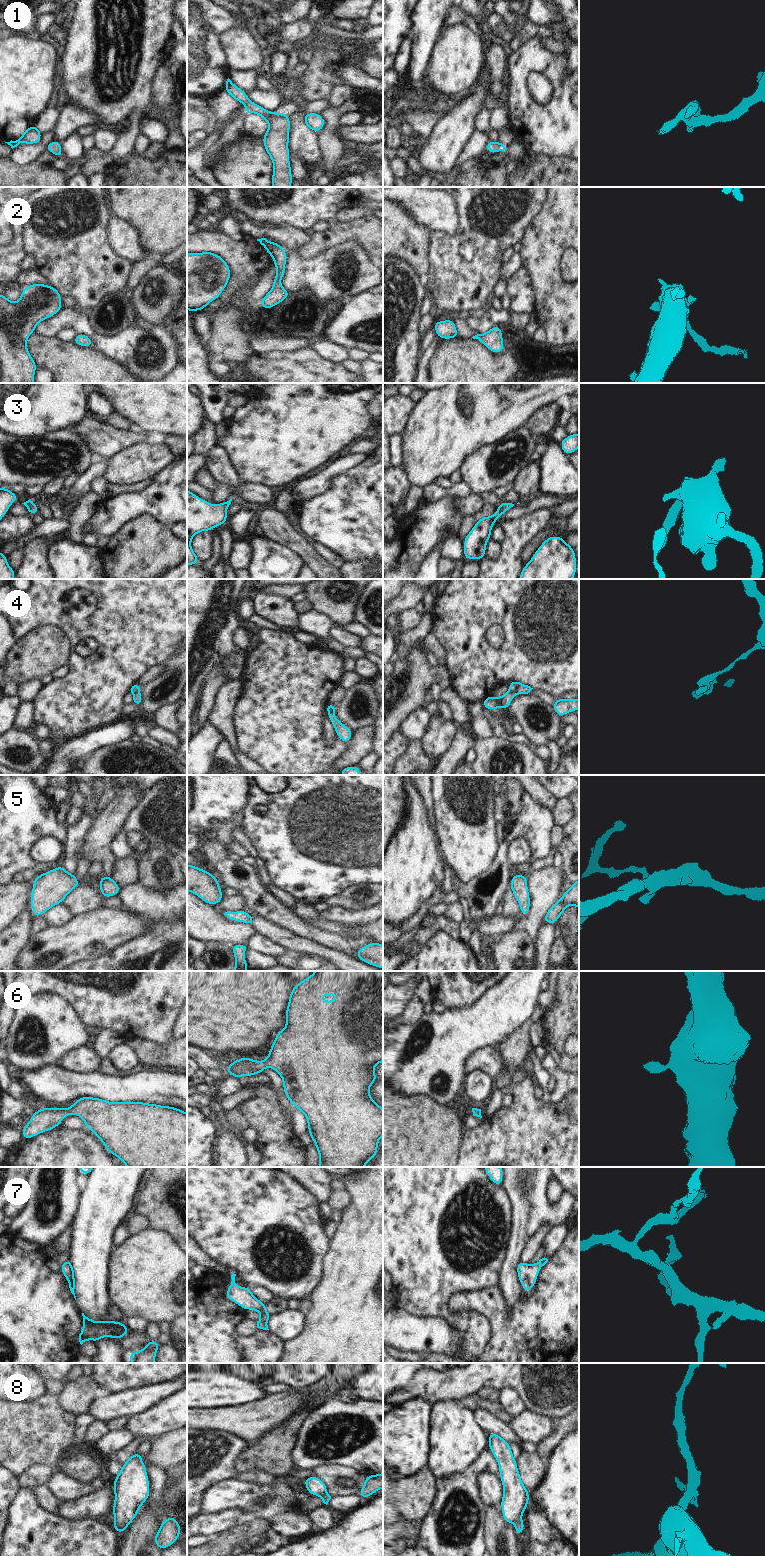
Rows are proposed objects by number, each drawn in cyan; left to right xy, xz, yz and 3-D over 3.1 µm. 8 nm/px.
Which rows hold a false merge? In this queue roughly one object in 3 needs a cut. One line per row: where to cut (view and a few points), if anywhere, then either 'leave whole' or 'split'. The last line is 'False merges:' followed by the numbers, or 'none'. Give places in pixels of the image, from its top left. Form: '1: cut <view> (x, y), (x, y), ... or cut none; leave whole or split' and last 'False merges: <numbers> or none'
1: cut none; leave whole
2: cut none; leave whole
3: cut none; leave whole
4: cut yz (520, 683), (515, 690), (509, 691); split
5: cut none; leave whole
6: cut none; leave whole
7: cut none; leave whole
8: cut yz (519, 1518), (513, 1521); split
False merges: 4, 8

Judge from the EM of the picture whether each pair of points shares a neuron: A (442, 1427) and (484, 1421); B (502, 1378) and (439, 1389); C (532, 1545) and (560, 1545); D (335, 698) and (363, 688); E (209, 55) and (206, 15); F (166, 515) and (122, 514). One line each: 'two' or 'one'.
A: two
B: one
C: one
D: two
E: one
F: one

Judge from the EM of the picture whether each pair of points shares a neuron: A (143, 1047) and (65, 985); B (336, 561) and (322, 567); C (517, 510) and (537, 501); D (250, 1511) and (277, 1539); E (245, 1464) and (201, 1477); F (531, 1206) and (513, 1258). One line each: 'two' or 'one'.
A: two
B: two
C: one
D: one
E: two
F: one

